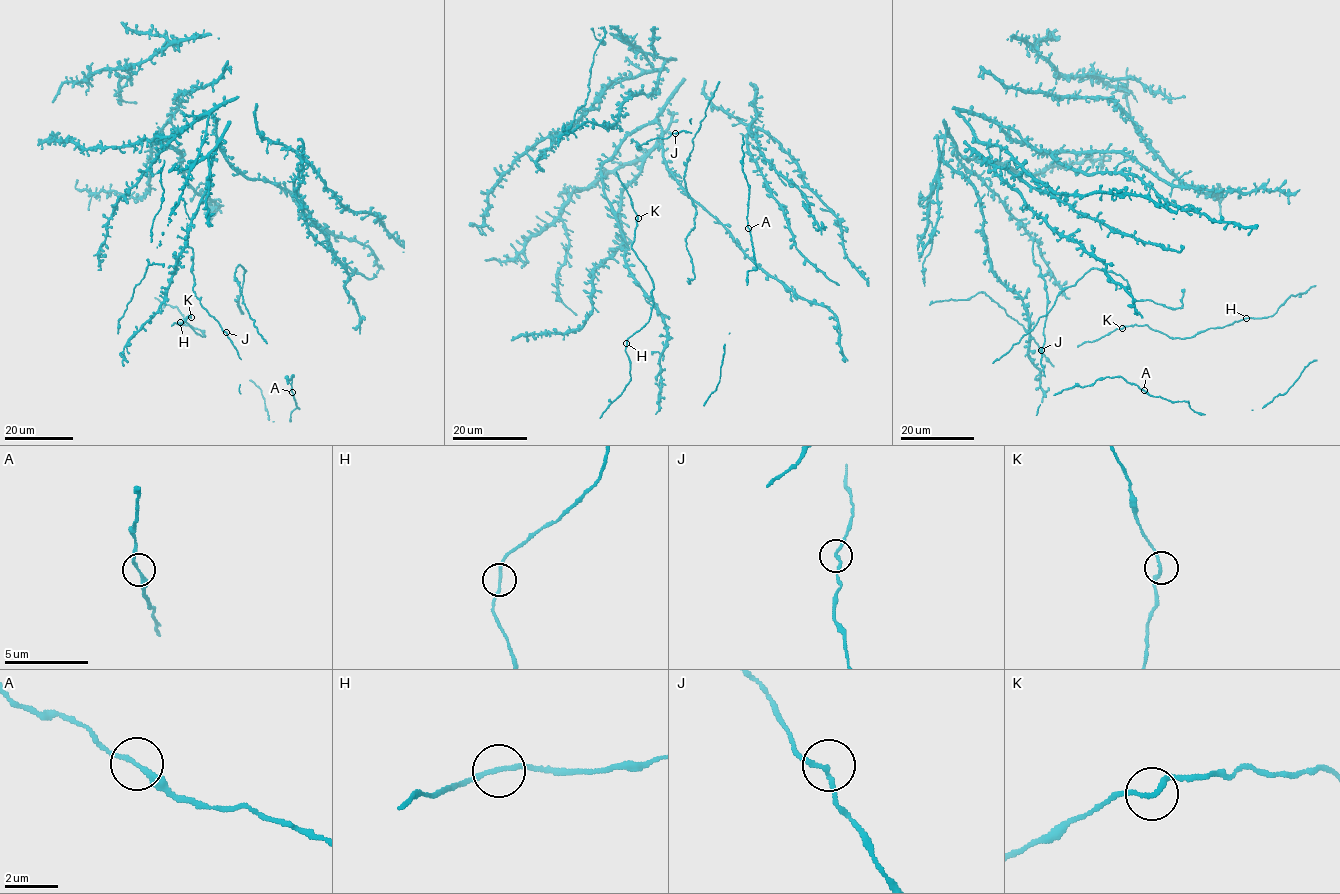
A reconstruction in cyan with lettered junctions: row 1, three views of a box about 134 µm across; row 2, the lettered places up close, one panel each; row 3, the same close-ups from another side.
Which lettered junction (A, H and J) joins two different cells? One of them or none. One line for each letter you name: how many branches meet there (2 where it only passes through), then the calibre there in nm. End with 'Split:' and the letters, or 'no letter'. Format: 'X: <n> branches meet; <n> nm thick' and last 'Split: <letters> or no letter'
Split: no letter

